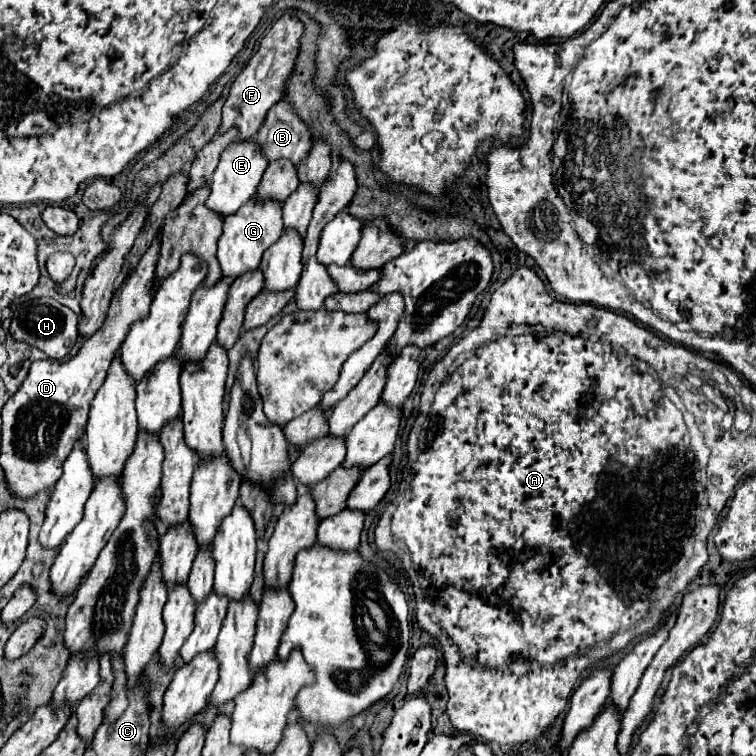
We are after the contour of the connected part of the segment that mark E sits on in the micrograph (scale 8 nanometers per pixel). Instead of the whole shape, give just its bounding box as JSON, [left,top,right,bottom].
[207,140,269,218]

